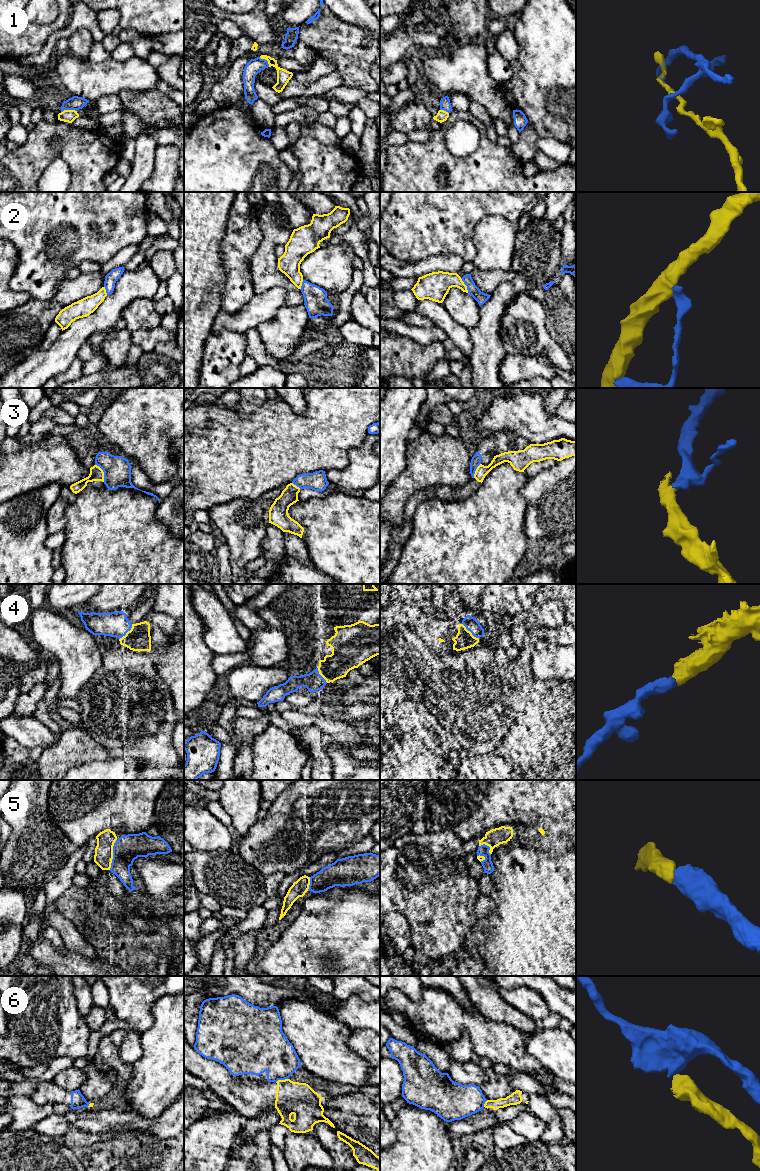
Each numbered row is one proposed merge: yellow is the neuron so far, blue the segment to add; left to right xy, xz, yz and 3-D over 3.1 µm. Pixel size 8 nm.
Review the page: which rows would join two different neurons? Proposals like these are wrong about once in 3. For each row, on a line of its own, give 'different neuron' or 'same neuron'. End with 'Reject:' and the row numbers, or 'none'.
1: different neuron
2: different neuron
3: different neuron
4: same neuron
5: same neuron
6: different neuron
Reject: 1, 2, 3, 6

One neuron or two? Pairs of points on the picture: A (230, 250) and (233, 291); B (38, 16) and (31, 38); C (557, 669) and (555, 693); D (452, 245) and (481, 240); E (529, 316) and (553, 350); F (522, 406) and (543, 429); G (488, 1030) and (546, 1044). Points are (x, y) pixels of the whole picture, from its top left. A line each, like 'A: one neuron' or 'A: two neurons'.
A: one neuron
B: two neurons
C: two neurons
D: two neurons
E: one neuron
F: one neuron
G: two neurons

